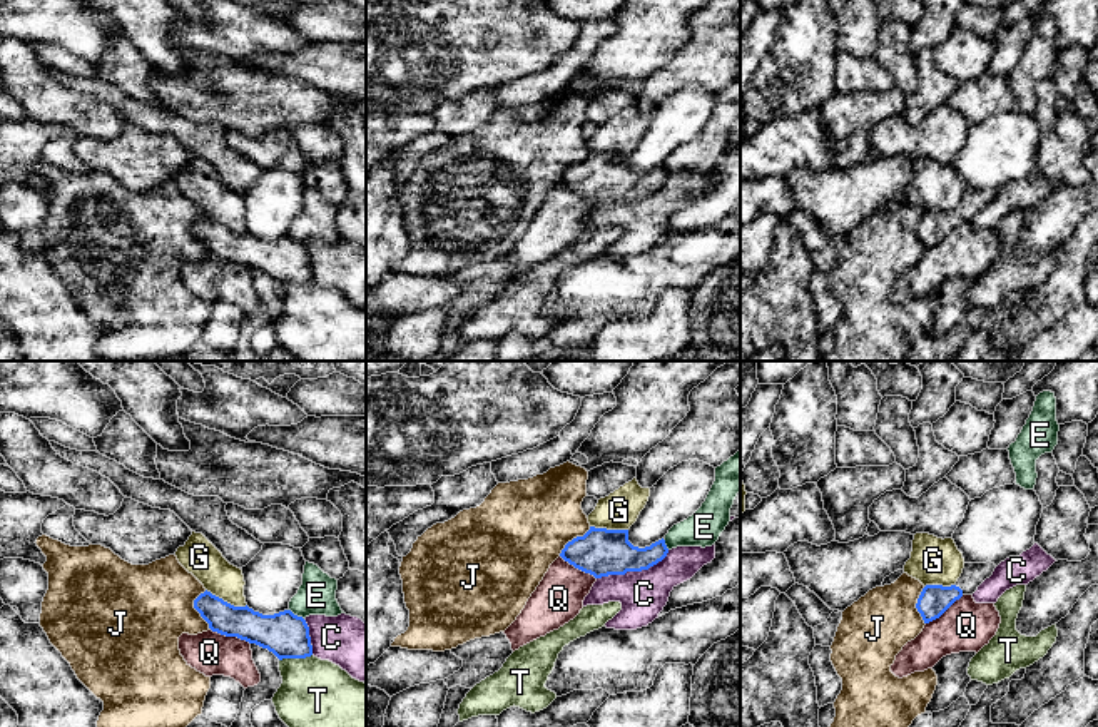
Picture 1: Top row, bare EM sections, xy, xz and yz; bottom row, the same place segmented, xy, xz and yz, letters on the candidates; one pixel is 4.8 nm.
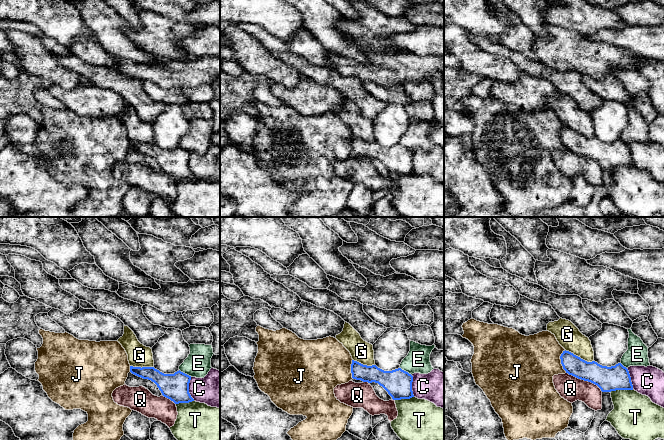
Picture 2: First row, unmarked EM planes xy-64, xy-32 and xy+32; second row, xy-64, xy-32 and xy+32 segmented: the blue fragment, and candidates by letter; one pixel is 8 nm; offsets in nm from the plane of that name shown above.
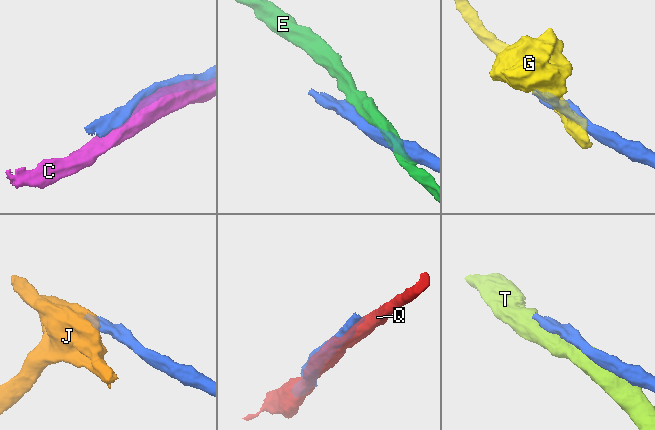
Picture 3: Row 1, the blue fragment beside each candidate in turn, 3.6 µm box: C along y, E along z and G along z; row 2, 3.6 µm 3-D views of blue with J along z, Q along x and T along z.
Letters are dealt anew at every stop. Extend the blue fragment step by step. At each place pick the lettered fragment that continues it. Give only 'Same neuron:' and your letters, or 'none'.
Same neuron: none

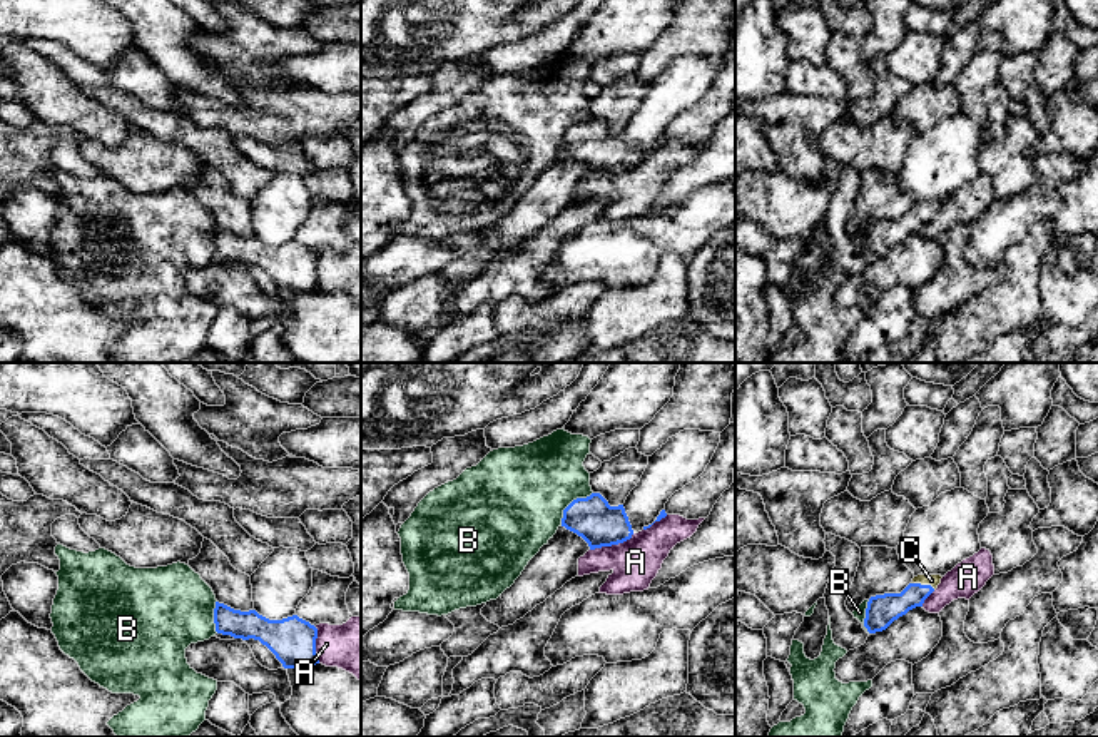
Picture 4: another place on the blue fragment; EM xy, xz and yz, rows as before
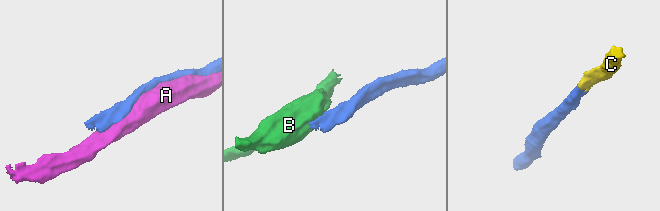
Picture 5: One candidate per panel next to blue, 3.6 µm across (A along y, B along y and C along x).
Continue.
Same neuron: C

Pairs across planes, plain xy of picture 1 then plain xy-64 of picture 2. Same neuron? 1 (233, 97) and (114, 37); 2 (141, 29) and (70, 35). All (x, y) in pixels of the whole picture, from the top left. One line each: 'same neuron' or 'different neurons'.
1: different neurons
2: different neurons

